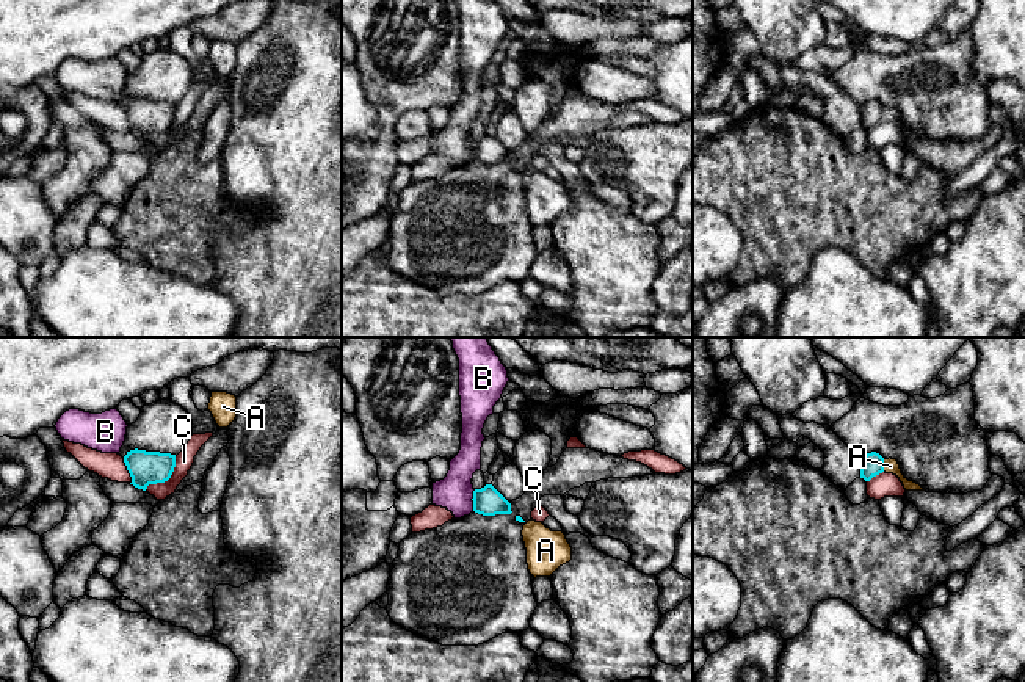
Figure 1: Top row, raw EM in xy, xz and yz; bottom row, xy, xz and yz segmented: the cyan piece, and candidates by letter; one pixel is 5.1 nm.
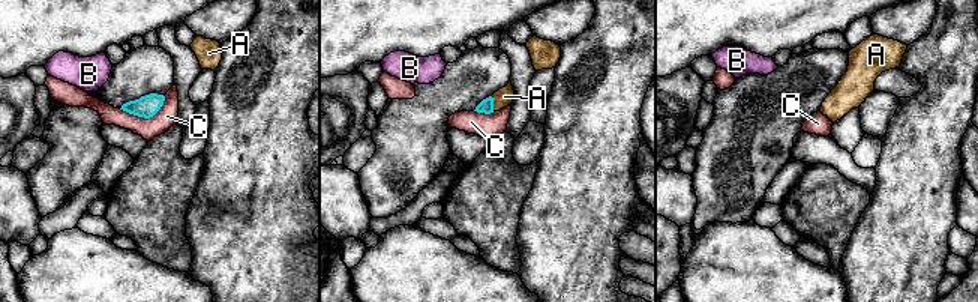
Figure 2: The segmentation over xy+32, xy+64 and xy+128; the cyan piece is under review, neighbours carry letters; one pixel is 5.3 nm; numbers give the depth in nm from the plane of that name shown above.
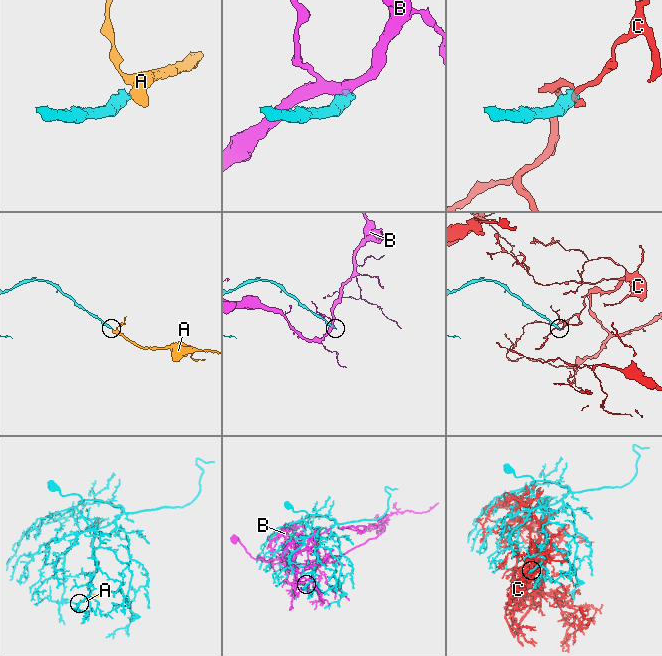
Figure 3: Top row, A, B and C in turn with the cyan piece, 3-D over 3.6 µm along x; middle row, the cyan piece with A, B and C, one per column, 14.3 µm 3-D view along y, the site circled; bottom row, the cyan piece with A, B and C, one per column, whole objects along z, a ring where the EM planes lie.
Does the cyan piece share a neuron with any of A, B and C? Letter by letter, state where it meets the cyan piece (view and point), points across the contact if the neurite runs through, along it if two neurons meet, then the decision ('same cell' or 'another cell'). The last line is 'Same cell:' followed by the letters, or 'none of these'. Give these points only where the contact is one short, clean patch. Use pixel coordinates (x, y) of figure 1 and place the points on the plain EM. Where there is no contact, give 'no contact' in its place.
A: contact yz (883, 115); way yz (872, 113), (883, 115), (890, 115); same cell
B: contact xz (472, 148); border xz (475, 138), (472, 159); another cell
C: contact xy (166, 129); border xy (176, 105), (173, 123), (166, 129), (151, 132), (144, 138); another cell
Same cell: A

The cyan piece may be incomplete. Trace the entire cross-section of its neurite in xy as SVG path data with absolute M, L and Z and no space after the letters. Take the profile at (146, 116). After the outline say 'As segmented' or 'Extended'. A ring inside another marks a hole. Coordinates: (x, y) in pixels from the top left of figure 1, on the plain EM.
M135 97L127 100L124 111L132 125L130 133L146 140L149 133L165 132L171 127L176 103Z. As segmented

